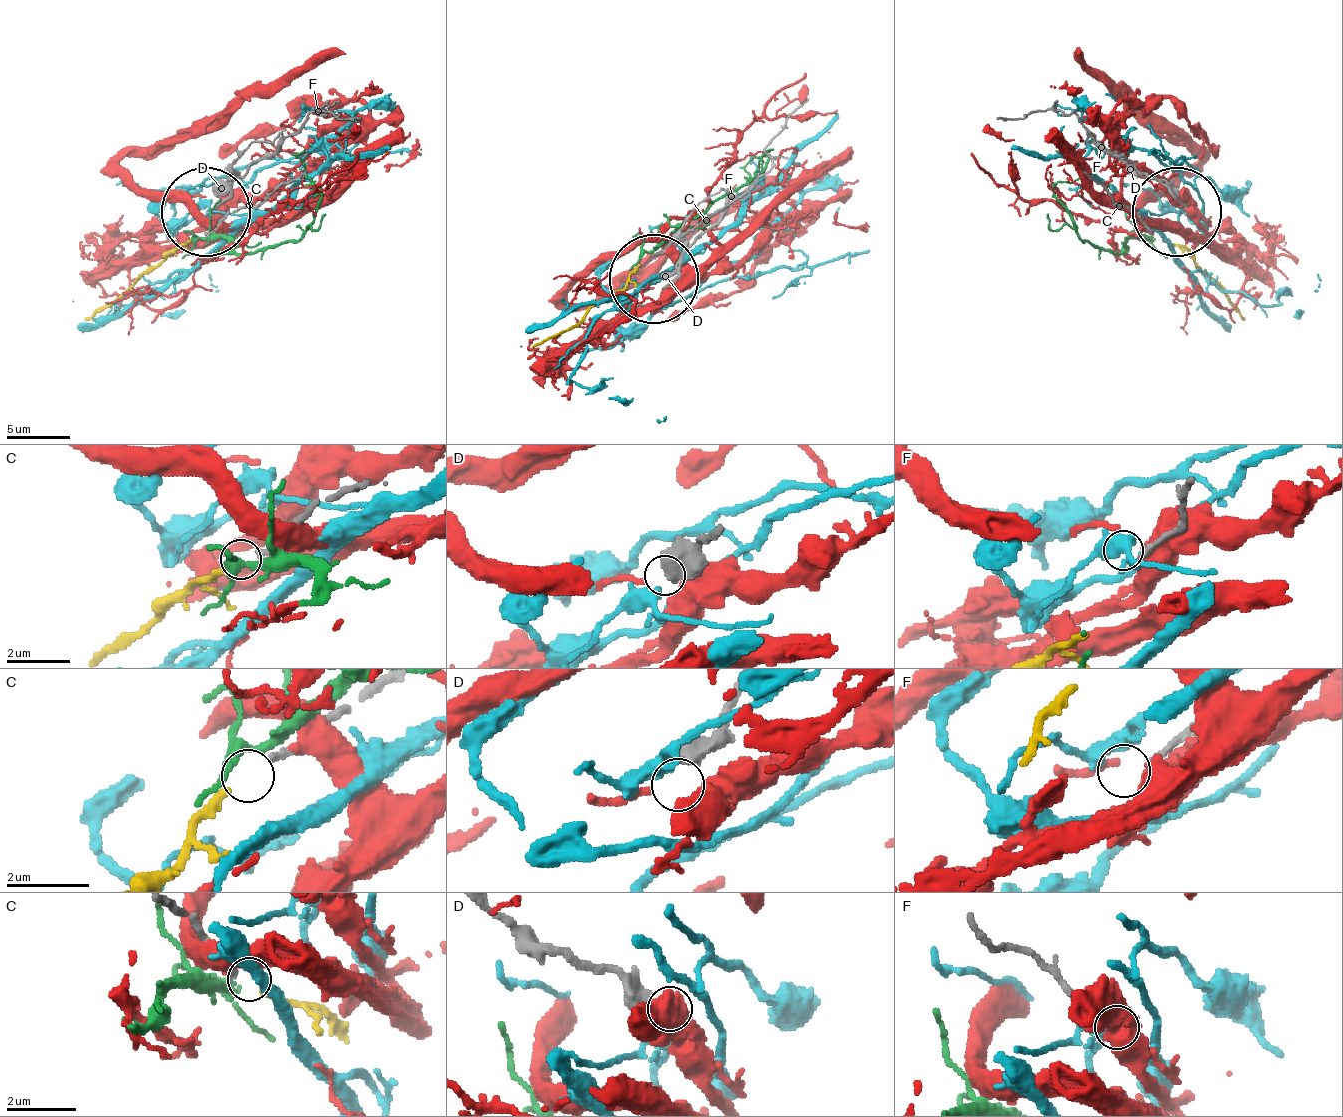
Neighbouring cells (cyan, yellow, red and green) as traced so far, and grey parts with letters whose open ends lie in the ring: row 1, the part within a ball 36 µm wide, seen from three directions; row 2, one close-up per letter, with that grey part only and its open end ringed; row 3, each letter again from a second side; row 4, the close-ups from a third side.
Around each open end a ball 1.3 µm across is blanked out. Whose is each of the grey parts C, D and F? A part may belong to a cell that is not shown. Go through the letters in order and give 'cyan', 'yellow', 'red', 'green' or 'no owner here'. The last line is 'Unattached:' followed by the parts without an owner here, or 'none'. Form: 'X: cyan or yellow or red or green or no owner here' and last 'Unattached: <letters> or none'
C: yellow
D: no owner here
F: no owner here
Unattached: D, F

